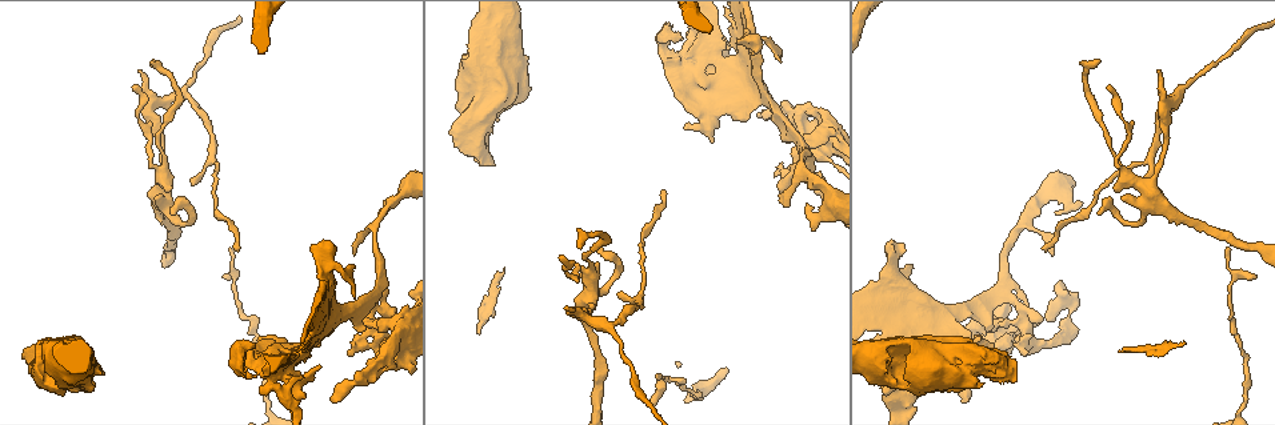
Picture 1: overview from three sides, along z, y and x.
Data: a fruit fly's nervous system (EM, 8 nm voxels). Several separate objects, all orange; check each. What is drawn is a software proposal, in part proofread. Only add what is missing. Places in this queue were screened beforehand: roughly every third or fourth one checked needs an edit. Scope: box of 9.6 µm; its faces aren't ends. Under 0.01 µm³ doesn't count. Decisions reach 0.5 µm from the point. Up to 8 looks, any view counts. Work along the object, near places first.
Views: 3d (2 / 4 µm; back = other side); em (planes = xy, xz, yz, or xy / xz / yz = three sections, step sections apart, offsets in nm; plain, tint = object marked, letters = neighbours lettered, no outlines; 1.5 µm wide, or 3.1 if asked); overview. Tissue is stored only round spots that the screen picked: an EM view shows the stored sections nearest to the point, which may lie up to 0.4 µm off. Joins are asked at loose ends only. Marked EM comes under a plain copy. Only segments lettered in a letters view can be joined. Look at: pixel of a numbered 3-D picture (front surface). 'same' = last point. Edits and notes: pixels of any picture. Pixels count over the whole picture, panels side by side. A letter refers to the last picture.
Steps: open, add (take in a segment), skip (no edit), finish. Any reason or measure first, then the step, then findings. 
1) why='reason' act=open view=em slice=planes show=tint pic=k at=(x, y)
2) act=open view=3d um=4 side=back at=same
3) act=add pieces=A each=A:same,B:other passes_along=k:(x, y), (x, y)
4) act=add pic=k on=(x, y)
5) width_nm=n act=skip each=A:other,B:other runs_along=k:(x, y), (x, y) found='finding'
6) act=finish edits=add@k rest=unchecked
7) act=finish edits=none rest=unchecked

why='thin end' act=open view=3d um=2 pic=1 at=(190, 180)

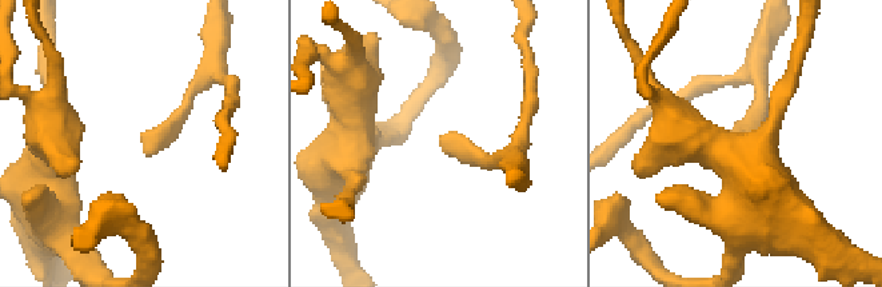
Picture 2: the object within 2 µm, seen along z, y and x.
why='now the EM' act=open view=em slice=planes show=letters pic=2 at=(440, 136)

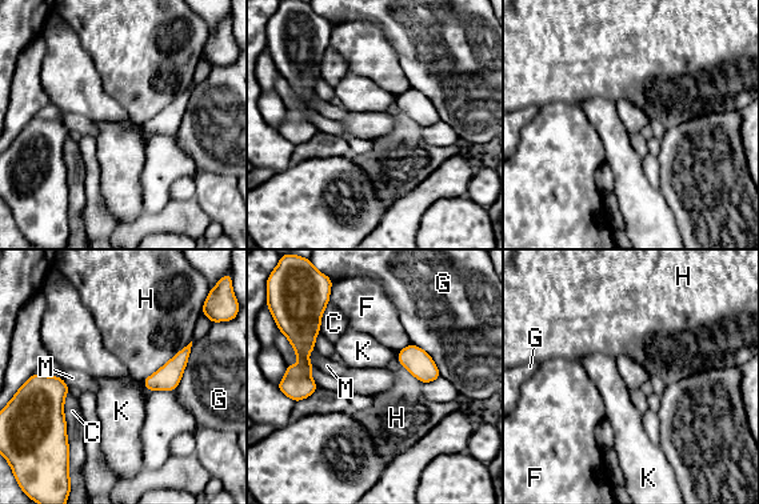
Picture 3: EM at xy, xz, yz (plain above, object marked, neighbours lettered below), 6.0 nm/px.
longest_contact=H:380nm act=skip each=C:other,F:other,G:other,H:other,K:other,M:other border=3:(191, 340), (143, 380) found='none of them fits'

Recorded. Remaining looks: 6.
why='tapers out' act=open view=em slice=xy step=8 show=letters pic=1 at=(230, 246)

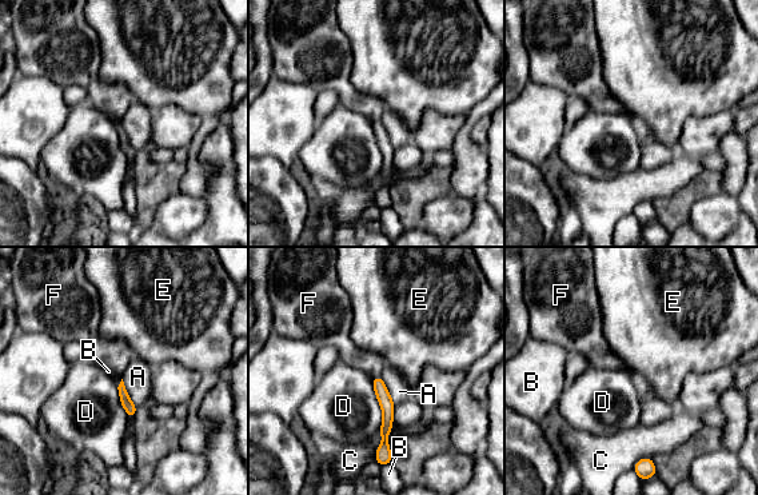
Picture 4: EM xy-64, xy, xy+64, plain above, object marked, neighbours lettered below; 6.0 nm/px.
why='another direction' act=open view=em slice=planes show=letters at=same

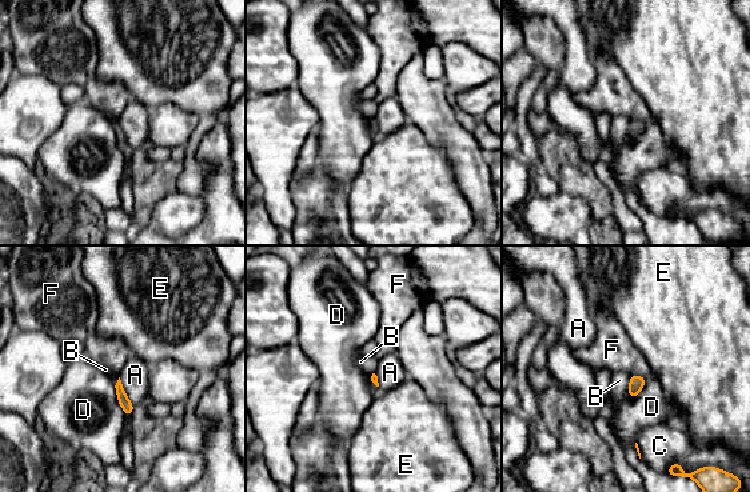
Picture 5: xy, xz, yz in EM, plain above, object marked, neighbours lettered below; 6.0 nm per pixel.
act=add pieces=F each=A:other,B:other,C:other,D:other,E:other,F:same found='the neuron continues'

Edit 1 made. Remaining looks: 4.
act=finish edits=add@5 rest=unchecked

